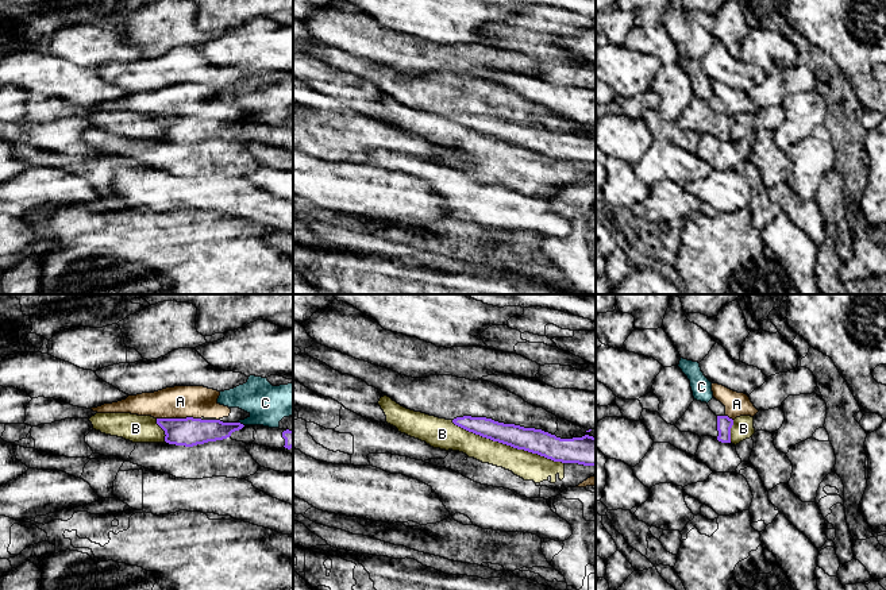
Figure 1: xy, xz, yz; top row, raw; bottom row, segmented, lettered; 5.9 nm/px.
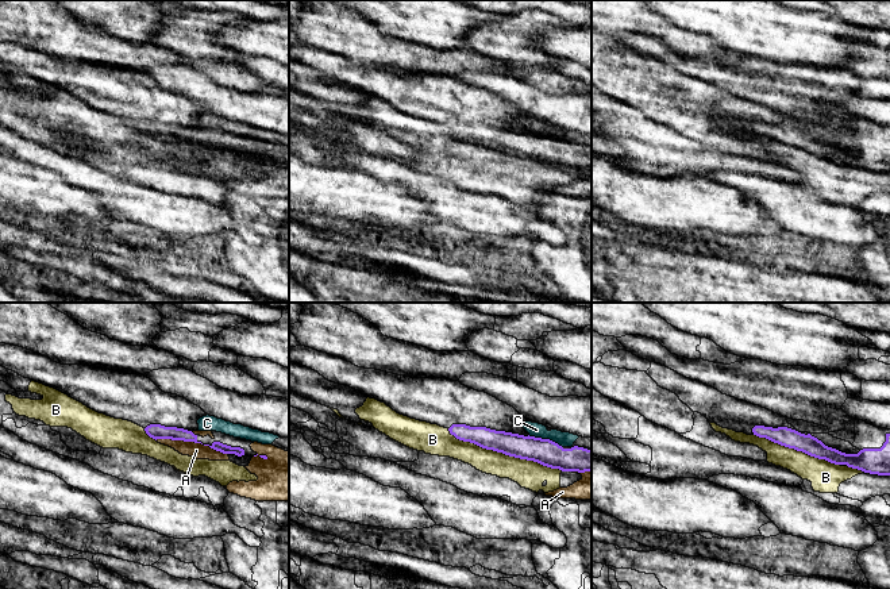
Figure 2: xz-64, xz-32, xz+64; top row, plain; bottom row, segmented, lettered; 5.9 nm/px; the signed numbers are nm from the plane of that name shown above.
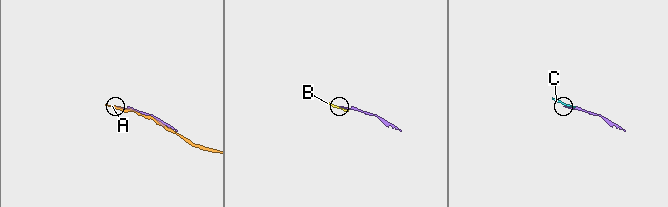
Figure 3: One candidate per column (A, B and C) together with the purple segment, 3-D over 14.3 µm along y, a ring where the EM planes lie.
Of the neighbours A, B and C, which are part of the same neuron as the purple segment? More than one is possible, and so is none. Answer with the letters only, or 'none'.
none

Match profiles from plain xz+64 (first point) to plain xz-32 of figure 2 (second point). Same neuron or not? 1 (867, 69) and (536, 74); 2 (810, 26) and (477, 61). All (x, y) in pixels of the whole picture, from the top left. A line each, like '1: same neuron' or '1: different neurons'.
1: same neuron
2: different neurons

